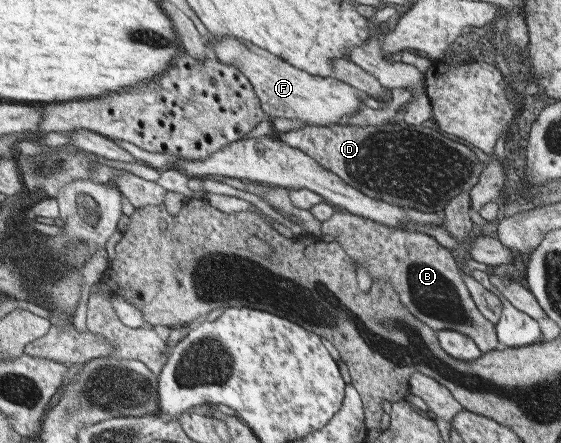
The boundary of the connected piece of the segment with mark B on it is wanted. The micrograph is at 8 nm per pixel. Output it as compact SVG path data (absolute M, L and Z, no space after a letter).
M335 213L322 223L322 237L335 237L352 259L375 280L389 280L393 290L408 312L432 330L455 330L469 336L483 353L501 347L497 326L487 320L477 309L463 278L455 264L455 258L447 247L427 233L393 228L371 219L347 213Z

